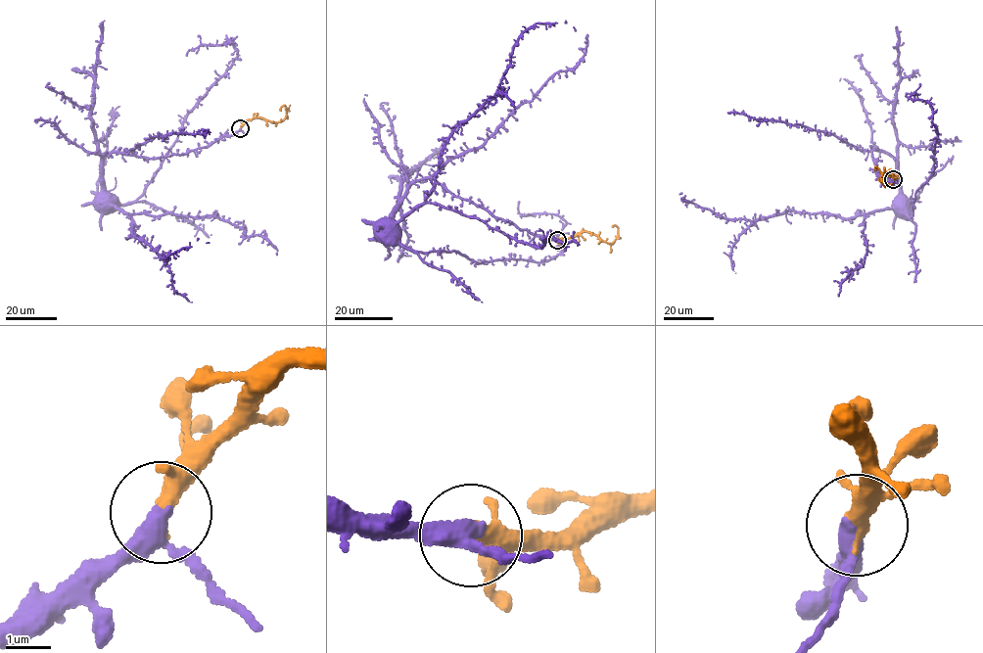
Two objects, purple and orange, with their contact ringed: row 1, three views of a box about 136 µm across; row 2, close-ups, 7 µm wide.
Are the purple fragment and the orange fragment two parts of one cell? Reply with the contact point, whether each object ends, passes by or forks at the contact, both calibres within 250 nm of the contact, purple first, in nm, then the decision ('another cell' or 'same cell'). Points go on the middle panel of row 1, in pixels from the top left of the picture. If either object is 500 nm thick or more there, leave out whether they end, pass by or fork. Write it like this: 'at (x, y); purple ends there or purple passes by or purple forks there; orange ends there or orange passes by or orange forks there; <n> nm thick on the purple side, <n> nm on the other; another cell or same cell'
at (557, 240); purple passes by; orange passes by; 340 nm thick on the purple side, 300 nm on the other; same cell

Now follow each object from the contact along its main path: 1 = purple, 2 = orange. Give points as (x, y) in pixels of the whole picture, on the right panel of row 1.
1: (893, 179), (876, 172), (874, 149), (894, 160), (909, 219), (938, 136), (928, 103), (905, 93)
2: (893, 179), (893, 174), (884, 172), (881, 178), (884, 184), (883, 174), (876, 166), (875, 169)

